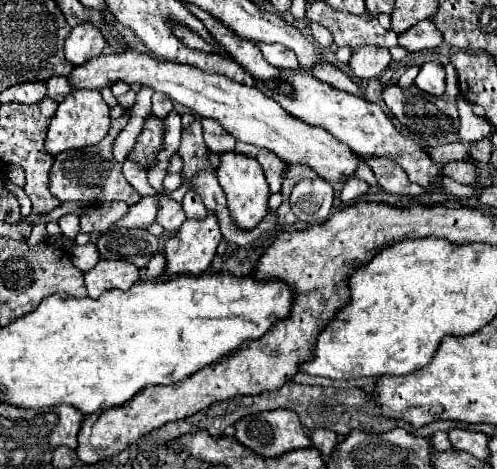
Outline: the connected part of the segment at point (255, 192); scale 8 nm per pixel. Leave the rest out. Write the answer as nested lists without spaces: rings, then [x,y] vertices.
[[[234,150],[222,152],[220,154],[220,166],[216,168],[216,176],[218,176],[218,182],[220,182],[226,198],[228,198],[228,208],[230,208],[230,216],[232,216],[234,224],[244,228],[244,230],[254,228],[266,216],[268,196],[270,196],[266,176],[264,176],[258,160],[250,158],[246,154],[234,152]]]

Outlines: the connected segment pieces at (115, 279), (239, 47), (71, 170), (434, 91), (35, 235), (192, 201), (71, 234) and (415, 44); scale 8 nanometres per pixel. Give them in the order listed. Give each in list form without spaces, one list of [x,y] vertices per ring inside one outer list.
[[[100,260],[90,272],[84,274],[88,296],[98,298],[104,290],[128,290],[138,280],[138,268],[124,260]]]
[[[188,6],[188,10],[204,22],[204,26],[214,36],[214,40],[220,42],[220,46],[224,46],[224,50],[228,50],[228,54],[232,54],[236,58],[236,62],[242,64],[256,80],[268,80],[268,78],[280,76],[278,68],[274,68],[272,64],[268,64],[264,60],[262,52],[258,50],[258,46],[254,42],[248,42],[246,38],[236,38],[236,34],[232,34],[232,30],[228,30],[228,26],[224,26],[222,22],[216,22],[216,18],[212,18],[212,14],[206,14],[198,6]]]
[[[116,106],[110,112],[110,130],[100,144],[86,146],[80,150],[66,150],[54,158],[54,166],[50,170],[50,192],[60,202],[80,200],[80,202],[96,204],[106,200],[122,200],[132,206],[140,200],[140,194],[122,176],[122,166],[112,158],[112,142],[118,136],[118,132],[126,126],[126,122],[128,122],[128,110],[124,110],[122,106]]]
[[[428,62],[420,68],[420,74],[416,76],[416,86],[432,96],[444,94],[444,66],[438,62]]]
[[[34,224],[34,226],[32,226],[32,234],[30,234],[30,238],[28,238],[28,244],[34,246],[34,244],[38,244],[38,242],[44,242],[46,238],[48,238],[46,224]]]
[[[188,190],[184,200],[182,200],[182,206],[184,206],[184,212],[186,212],[186,218],[192,218],[192,220],[200,220],[200,218],[206,218],[208,212],[200,200],[200,196],[196,194],[196,190]]]
[[[76,214],[62,216],[62,218],[58,220],[58,224],[60,224],[62,234],[64,234],[68,240],[76,240],[76,236],[80,234],[80,216],[76,216]]]
[[[422,20],[416,26],[412,26],[412,30],[400,34],[398,40],[400,46],[408,48],[410,52],[420,52],[428,48],[438,48],[444,42],[444,36],[440,34],[440,30],[432,20]]]

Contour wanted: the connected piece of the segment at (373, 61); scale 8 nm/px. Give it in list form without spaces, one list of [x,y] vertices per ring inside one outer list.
[[[360,46],[352,52],[350,68],[358,78],[374,78],[384,74],[392,64],[390,50],[382,46]]]

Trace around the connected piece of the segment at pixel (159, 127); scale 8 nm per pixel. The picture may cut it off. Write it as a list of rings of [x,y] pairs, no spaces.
[[[150,114],[144,122],[144,130],[140,132],[140,138],[136,140],[134,150],[130,150],[128,160],[134,164],[142,166],[144,170],[150,170],[156,166],[156,156],[162,148],[162,138],[164,138],[164,120]]]

